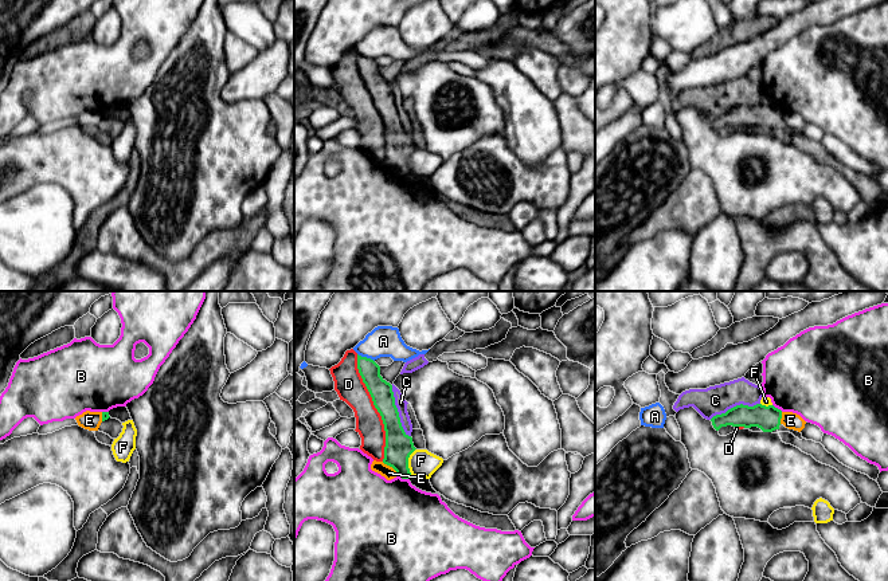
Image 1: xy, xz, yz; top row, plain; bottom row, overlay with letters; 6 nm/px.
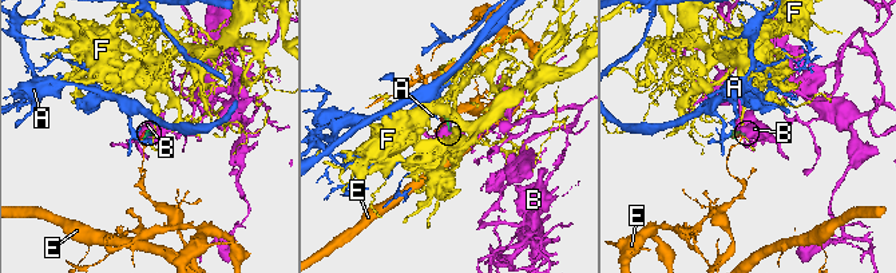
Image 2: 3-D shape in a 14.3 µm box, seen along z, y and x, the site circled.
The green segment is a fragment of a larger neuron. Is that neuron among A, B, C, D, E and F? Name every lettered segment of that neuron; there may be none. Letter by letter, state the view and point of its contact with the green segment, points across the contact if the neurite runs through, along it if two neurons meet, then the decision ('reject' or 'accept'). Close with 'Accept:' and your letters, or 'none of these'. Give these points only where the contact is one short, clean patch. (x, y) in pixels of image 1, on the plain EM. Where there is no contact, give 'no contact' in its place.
A: meets green in xz at (366, 57); border along xz (358, 53), (374, 61); reject
B: meets green in xz at (403, 177); border along xz (398, 173), (409, 179); reject
C: meets green in xz at (396, 110); reject
D: meets green in xz at (375, 106); reject
E: meets green in xz at (390, 165); border along xz (382, 161), (398, 173); reject
F: meets green in xz at (407, 161); border along xz (415, 148), (409, 157), (410, 175); reject
Accept: none of these

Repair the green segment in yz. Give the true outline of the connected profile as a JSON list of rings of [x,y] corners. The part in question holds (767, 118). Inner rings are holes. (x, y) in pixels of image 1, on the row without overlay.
[[[756,103],[754,106],[748,105],[736,105],[728,109],[725,113],[716,114],[711,118],[712,125],[716,130],[721,126],[732,125],[732,126],[758,126],[763,131],[790,131],[799,140],[802,140],[802,133],[794,129],[786,127],[782,122],[782,110],[775,107],[774,105],[762,105]]]

